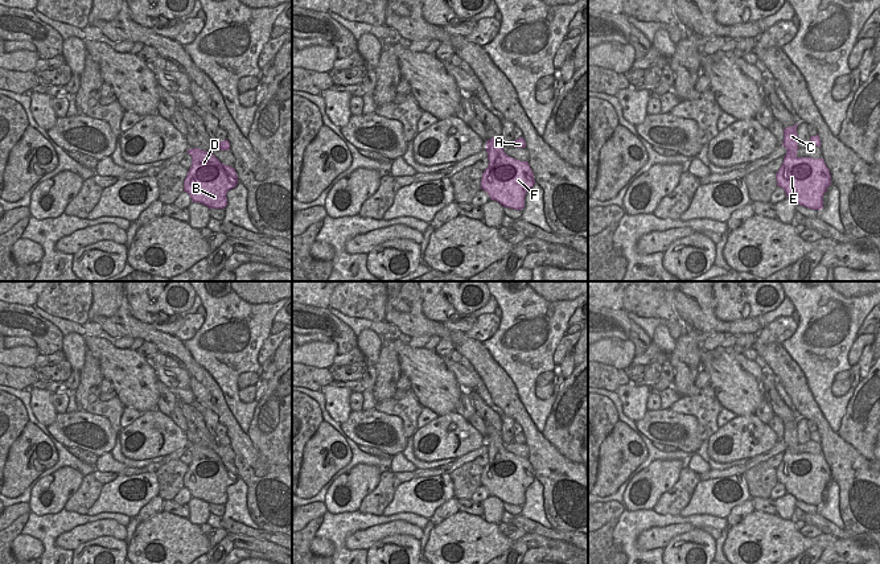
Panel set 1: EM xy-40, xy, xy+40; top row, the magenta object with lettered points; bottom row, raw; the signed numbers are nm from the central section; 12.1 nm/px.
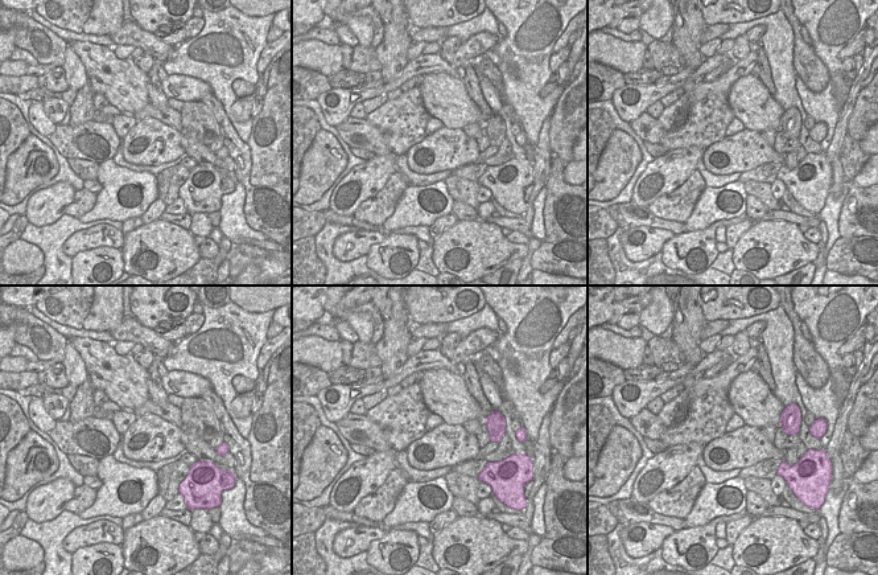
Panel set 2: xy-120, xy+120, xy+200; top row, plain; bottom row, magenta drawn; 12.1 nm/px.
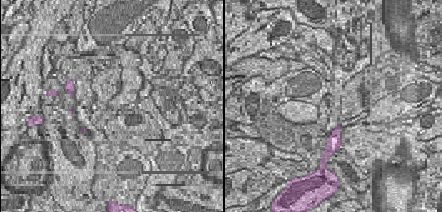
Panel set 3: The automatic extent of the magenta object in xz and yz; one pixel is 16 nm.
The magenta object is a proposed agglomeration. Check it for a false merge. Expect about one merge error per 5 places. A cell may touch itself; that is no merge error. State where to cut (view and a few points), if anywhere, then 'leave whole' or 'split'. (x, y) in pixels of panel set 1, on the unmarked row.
no cut; leave whole

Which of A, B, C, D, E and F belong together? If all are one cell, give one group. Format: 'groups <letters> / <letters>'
groups A B C D E F

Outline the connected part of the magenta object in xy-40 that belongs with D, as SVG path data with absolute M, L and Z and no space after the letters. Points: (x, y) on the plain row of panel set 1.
M198 444L188 445L186 449L192 452L192 462L184 476L184 487L190 491L192 498L225 506L227 487L239 478L235 465Z

